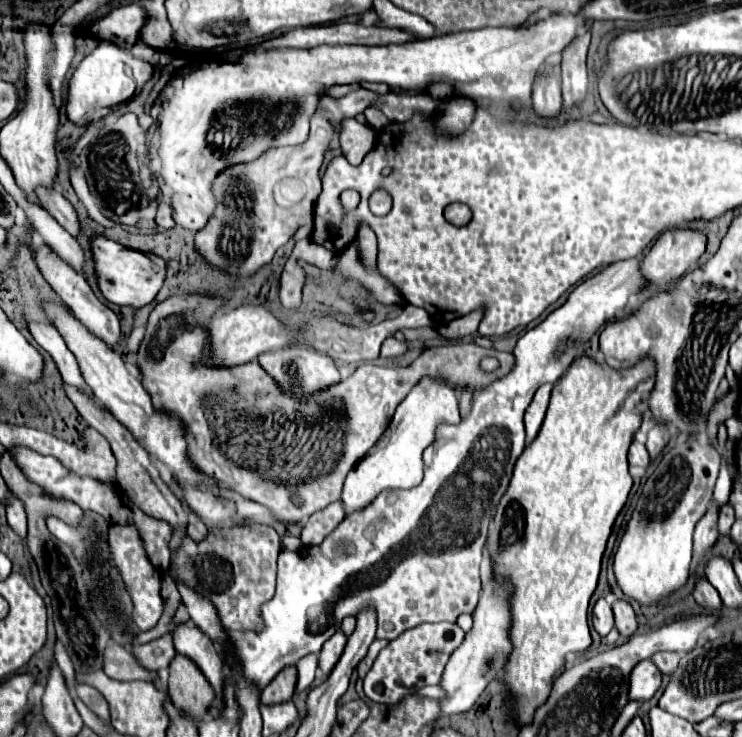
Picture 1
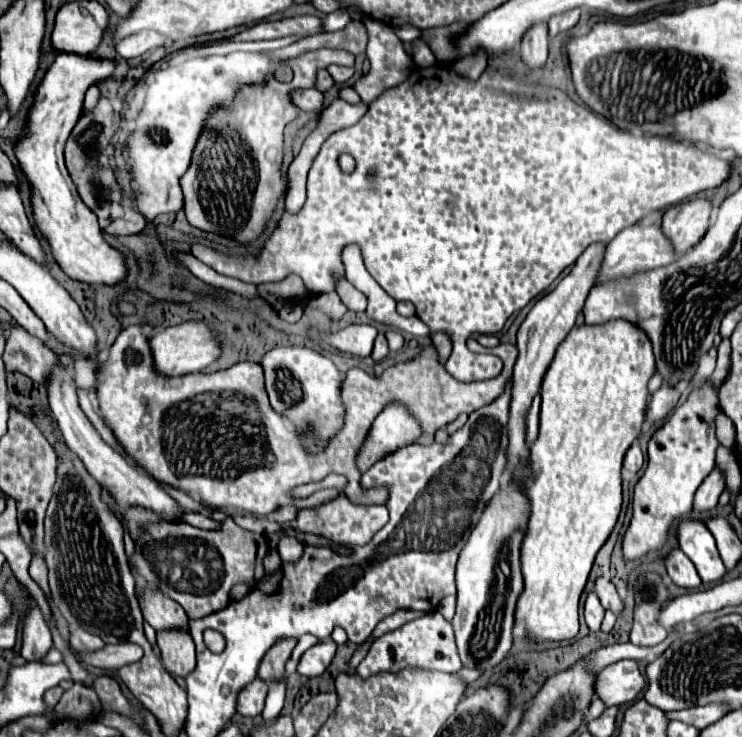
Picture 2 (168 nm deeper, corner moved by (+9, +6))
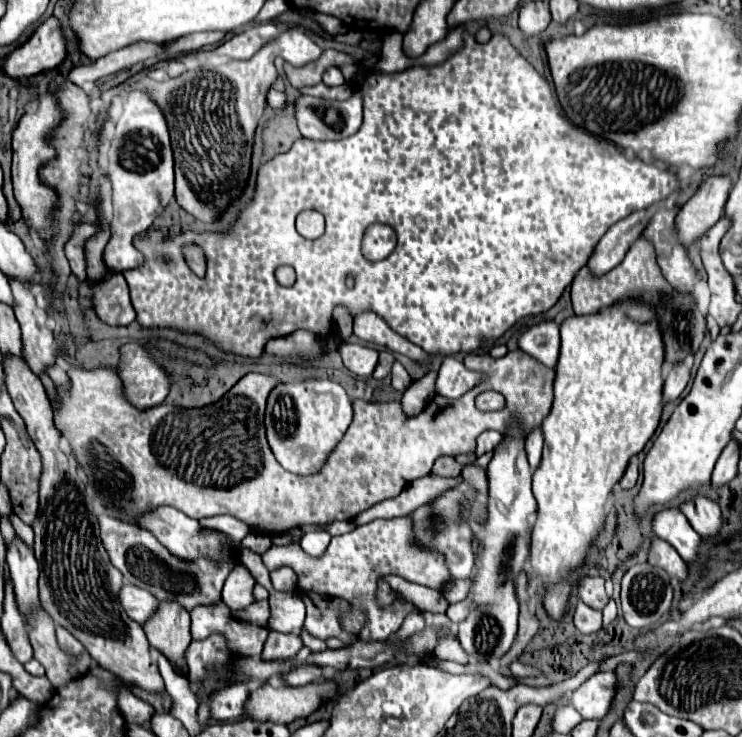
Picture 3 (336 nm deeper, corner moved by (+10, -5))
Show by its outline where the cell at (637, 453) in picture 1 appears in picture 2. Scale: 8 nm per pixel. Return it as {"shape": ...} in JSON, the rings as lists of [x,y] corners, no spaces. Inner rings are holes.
{"shape":[[[633,444],[633,446],[629,448],[629,452],[625,454],[623,468],[635,474],[635,472],[639,472],[639,470],[641,470],[641,466],[643,466],[643,452],[641,452],[641,448],[639,448],[637,444]]]}

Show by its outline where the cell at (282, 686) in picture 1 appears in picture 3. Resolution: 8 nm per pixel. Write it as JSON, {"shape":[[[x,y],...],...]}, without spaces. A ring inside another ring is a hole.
{"shape":[[[270,631],[264,643],[262,659],[264,661],[288,661],[288,659],[294,659],[300,649],[302,649],[300,635]]]}

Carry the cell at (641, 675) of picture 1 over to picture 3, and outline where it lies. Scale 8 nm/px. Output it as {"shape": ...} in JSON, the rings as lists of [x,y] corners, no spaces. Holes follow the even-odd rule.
{"shape":[[[612,671],[596,673],[572,693],[570,703],[584,719],[602,719],[612,709],[616,689],[618,689],[616,673]]]}

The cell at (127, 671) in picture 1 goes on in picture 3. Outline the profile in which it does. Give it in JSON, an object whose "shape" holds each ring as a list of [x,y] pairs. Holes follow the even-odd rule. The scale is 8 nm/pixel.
{"shape":[[[56,627],[56,637],[58,637],[60,647],[62,647],[66,653],[72,653],[72,655],[84,653],[84,647],[78,643],[78,639],[74,639],[64,627]]]}

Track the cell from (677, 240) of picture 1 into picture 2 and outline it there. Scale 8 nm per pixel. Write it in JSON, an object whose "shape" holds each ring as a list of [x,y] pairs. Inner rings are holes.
{"shape":[[[693,198],[671,206],[663,214],[661,228],[669,240],[673,240],[675,252],[685,252],[695,246],[707,232],[713,204],[703,198]]]}

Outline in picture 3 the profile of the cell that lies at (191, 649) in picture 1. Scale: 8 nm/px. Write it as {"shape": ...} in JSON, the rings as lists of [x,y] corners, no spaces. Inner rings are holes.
{"shape":[[[126,583],[122,587],[120,601],[122,601],[122,607],[128,613],[128,617],[140,625],[144,625],[158,611],[158,599],[154,599],[154,595],[150,595],[148,591],[134,587],[130,583]]]}

